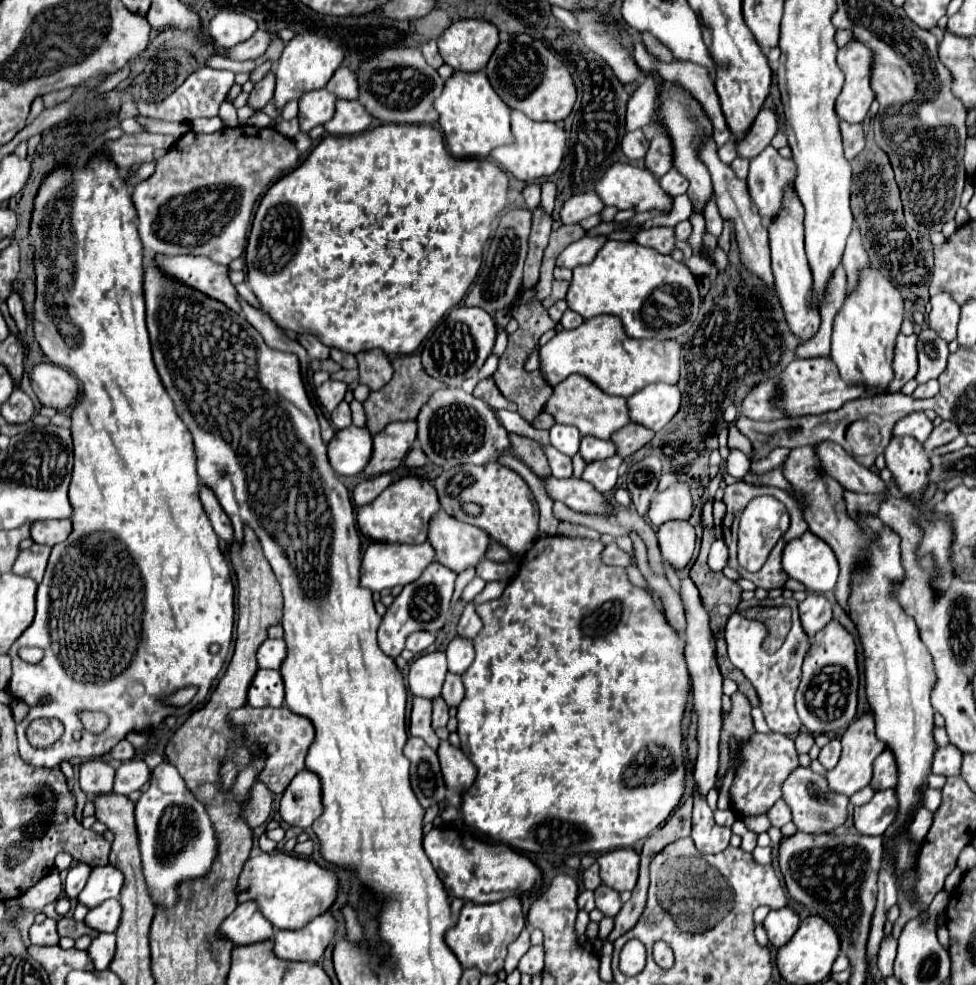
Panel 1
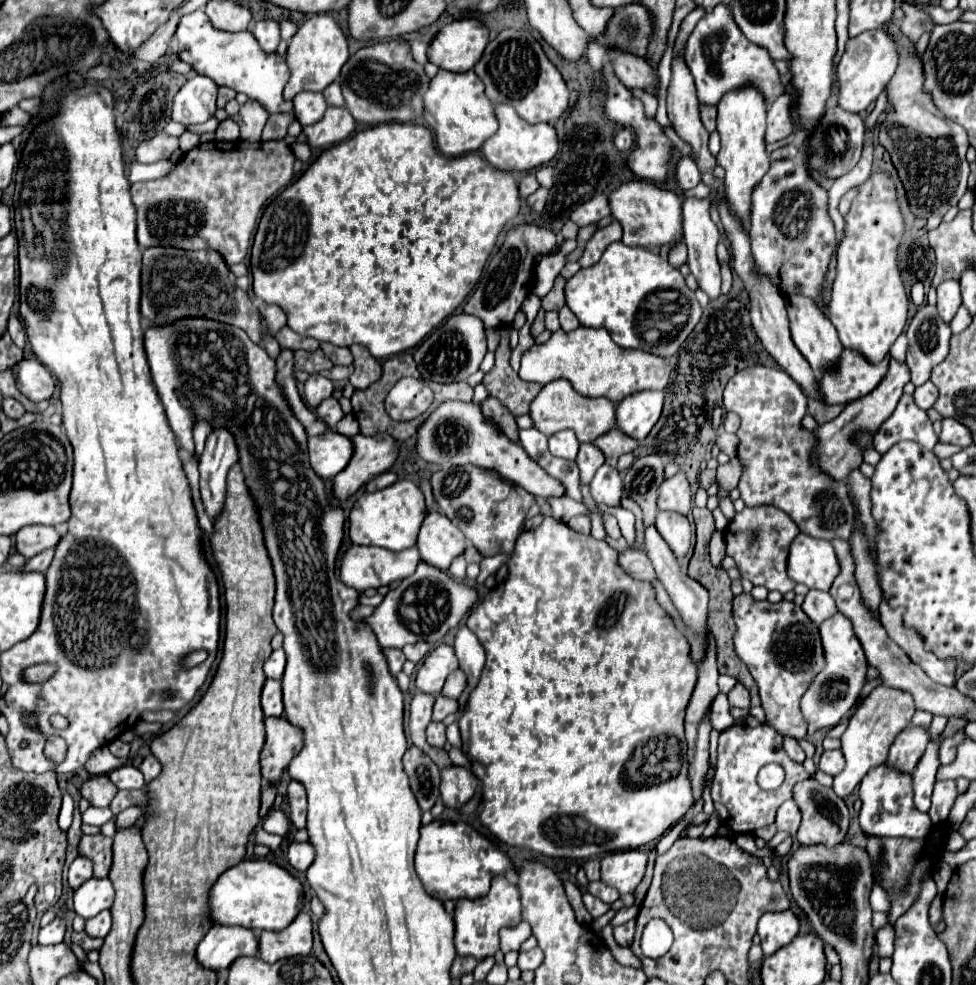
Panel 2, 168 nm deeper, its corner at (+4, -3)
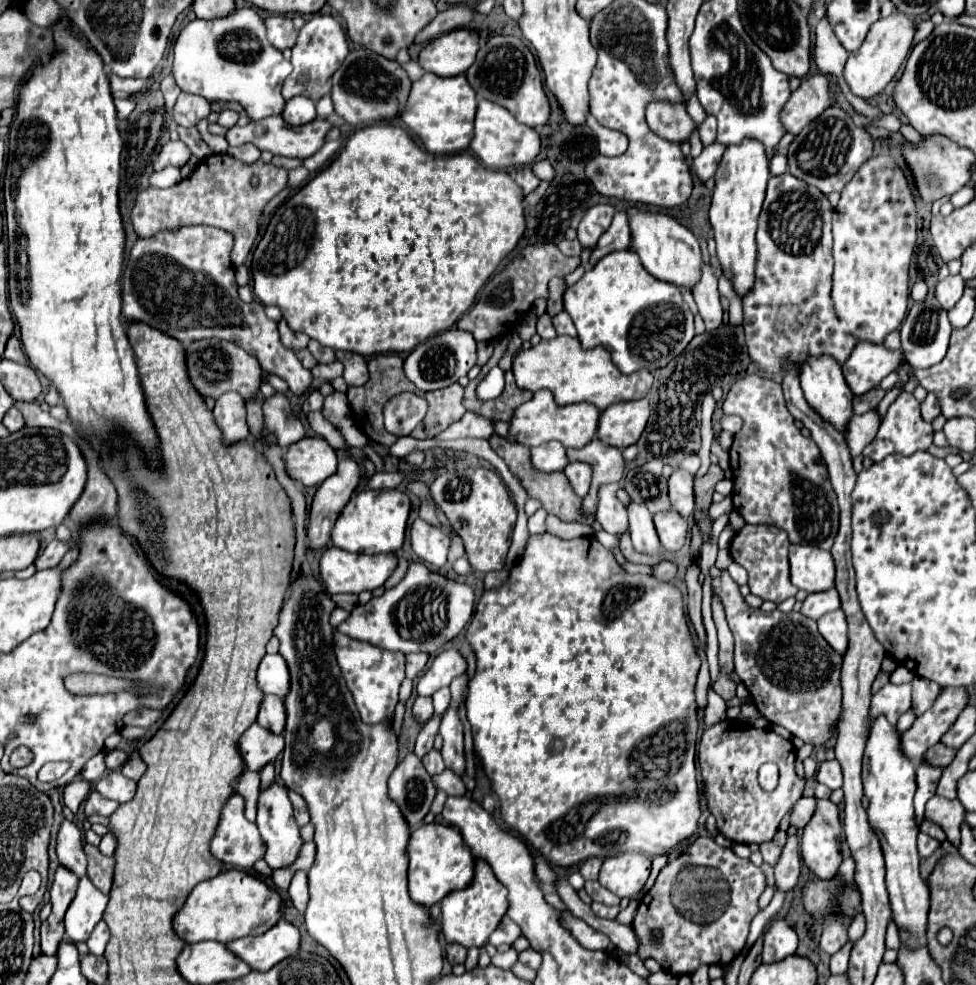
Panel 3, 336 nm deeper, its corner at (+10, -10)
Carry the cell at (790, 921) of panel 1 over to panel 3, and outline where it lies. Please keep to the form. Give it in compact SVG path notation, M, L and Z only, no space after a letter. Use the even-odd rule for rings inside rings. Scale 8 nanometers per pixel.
M773 919L763 929L763 963L775 963L793 955L797 949L797 933L785 923L785 919Z

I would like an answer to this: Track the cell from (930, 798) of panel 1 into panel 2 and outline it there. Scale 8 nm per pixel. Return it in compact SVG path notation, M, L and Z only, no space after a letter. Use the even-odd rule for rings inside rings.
M943 780L943 782L935 784L933 804L931 804L931 810L929 810L929 816L931 816L935 826L945 824L955 798L957 798L957 784L953 780Z

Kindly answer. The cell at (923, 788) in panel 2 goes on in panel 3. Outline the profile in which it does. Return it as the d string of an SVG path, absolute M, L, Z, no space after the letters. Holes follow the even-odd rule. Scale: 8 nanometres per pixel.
M923 817L921 825L925 825L925 831L927 831L927 835L933 835L937 841L945 841L945 839L947 839L947 837L945 837L945 831L943 831L939 825L935 825L933 821L929 821L927 817Z

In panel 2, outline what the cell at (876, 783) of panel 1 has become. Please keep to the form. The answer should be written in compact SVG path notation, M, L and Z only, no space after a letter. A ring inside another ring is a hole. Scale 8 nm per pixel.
M925 726L905 728L891 744L887 764L901 772L913 772L913 768L917 766L927 748L927 742L929 742L929 730Z

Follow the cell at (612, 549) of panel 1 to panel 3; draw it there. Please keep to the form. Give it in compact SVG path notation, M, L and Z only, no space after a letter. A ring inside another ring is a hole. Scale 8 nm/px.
M661 561L661 563L651 565L651 567L653 567L653 573L651 575L655 579L661 579L661 581L671 581L675 577L675 571L677 571L675 563L671 563L671 561Z

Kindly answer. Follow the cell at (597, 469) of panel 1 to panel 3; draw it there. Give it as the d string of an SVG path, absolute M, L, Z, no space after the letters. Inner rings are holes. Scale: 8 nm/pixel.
M607 483L599 489L599 503L597 503L597 521L603 525L607 533L625 533L627 531L627 509L617 499L617 483Z

